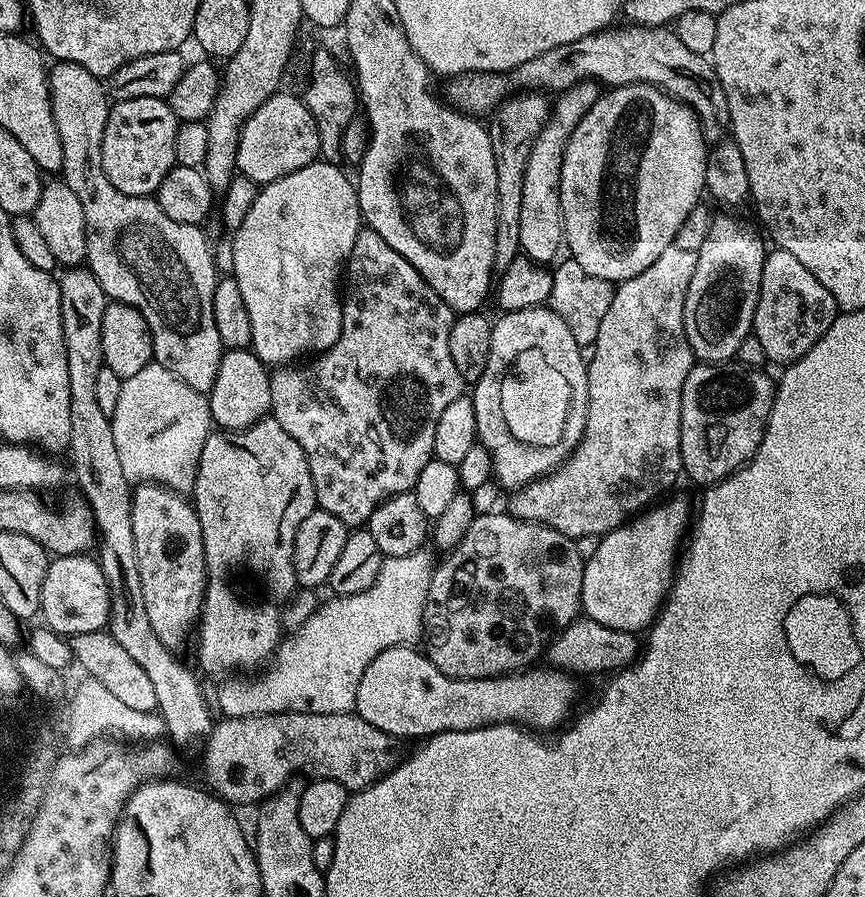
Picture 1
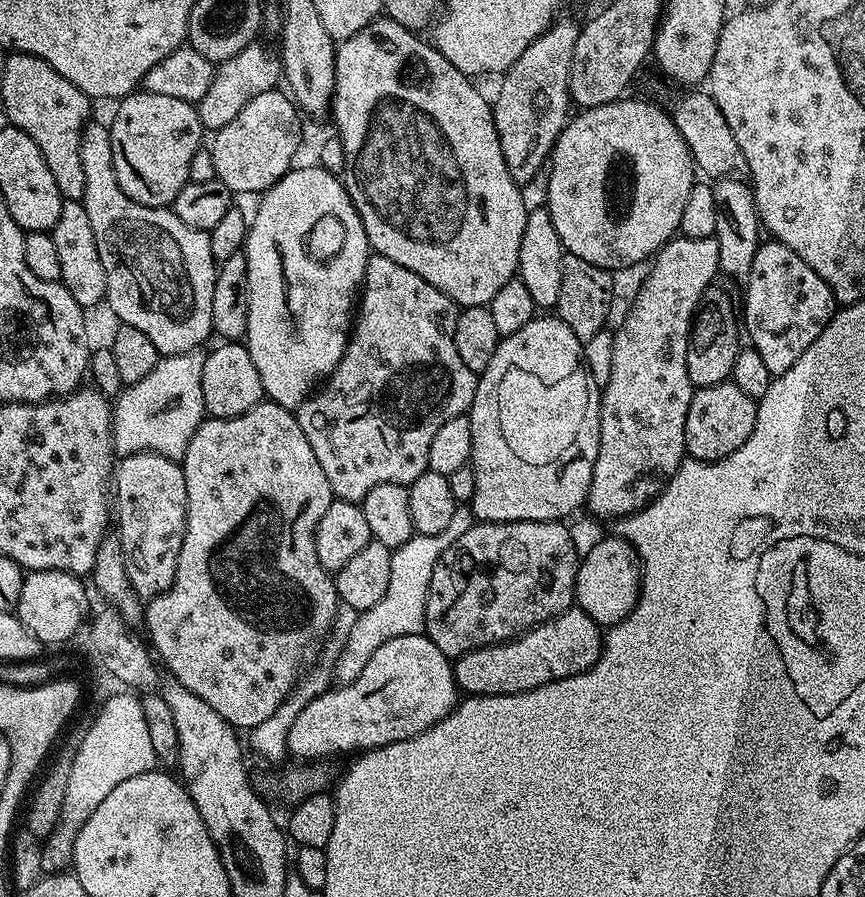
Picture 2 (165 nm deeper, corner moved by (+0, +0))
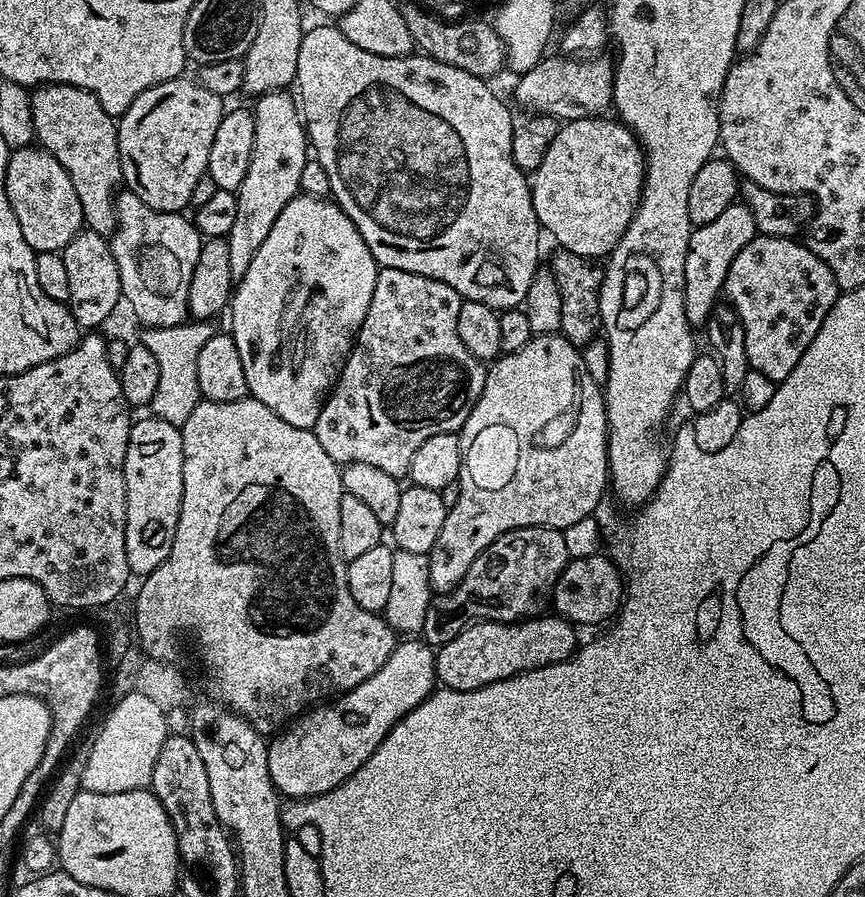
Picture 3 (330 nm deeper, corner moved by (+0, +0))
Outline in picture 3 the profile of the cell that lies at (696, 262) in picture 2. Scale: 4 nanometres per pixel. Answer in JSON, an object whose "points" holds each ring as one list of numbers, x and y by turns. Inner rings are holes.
{"points":[[743,202,726,206,726,210,722,210,722,215,714,218,714,222,693,227,684,271,684,305,689,324,707,325,713,308,717,307,719,300,716,299,721,299,724,291,730,262,738,258,738,250,742,250,742,246,746,246,757,234,754,214]]}

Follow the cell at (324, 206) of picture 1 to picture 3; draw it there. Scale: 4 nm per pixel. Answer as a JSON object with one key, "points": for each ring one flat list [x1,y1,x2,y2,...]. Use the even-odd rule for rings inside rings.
{"points":[[305,194,295,196,286,210,274,218,266,242,258,246,250,270,235,285,230,301,230,335,242,357,242,370,246,370,248,395,262,402,262,406,270,406,282,422,315,429,326,394,340,379,366,310,370,310,377,271,376,260,366,242,362,242,362,234,358,234,354,222,350,222,335,200]]}

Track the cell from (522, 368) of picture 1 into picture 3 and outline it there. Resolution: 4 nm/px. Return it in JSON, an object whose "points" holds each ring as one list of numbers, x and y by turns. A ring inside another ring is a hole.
{"points":[[536,334,530,342,526,342,526,346,522,346,522,350,503,353,499,358,491,361,490,367,485,371,482,394,458,433,462,446,458,503,448,509,446,522,442,522,442,530,438,533,438,542,434,542,434,546,426,553,430,582,437,593,447,594,456,588,458,582,462,582,466,570,470,570,474,558,478,558,478,554,482,554,482,550,486,550,486,546,490,546,490,542,494,542,502,534,515,528,559,528,561,530,569,528,574,526,574,522,582,522,582,518,593,515,600,501,605,499,610,481,608,478,608,419,604,409,604,393,598,380,596,384,580,352,583,351,577,345,571,344,564,336]]}

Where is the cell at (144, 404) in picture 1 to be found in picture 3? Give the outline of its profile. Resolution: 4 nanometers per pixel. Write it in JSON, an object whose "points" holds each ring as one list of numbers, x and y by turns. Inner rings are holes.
{"points":[[199,320,178,326,143,329,142,343,146,346,146,350,150,350,150,354,154,354,154,358,158,358,158,390,154,390,154,398,150,405,151,415,179,426,186,422,186,418,190,418,194,406,200,404,202,397,198,386,198,350,202,350,202,346,206,346,206,342,210,342,210,338,217,335,218,328,214,325,215,323]]}

